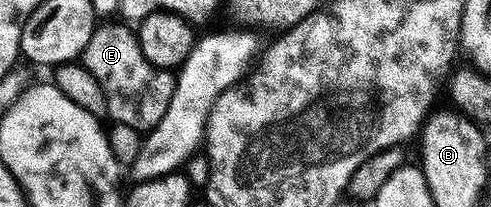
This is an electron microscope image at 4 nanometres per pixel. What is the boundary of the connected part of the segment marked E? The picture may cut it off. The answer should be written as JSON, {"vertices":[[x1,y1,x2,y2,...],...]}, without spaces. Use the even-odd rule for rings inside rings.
{"vertices":[[128,25,104,26,94,29,79,62,99,82,107,100,107,115,118,122,132,123,141,110,154,110,158,115,167,112,173,95,174,71,159,70,143,56,136,33]]}

